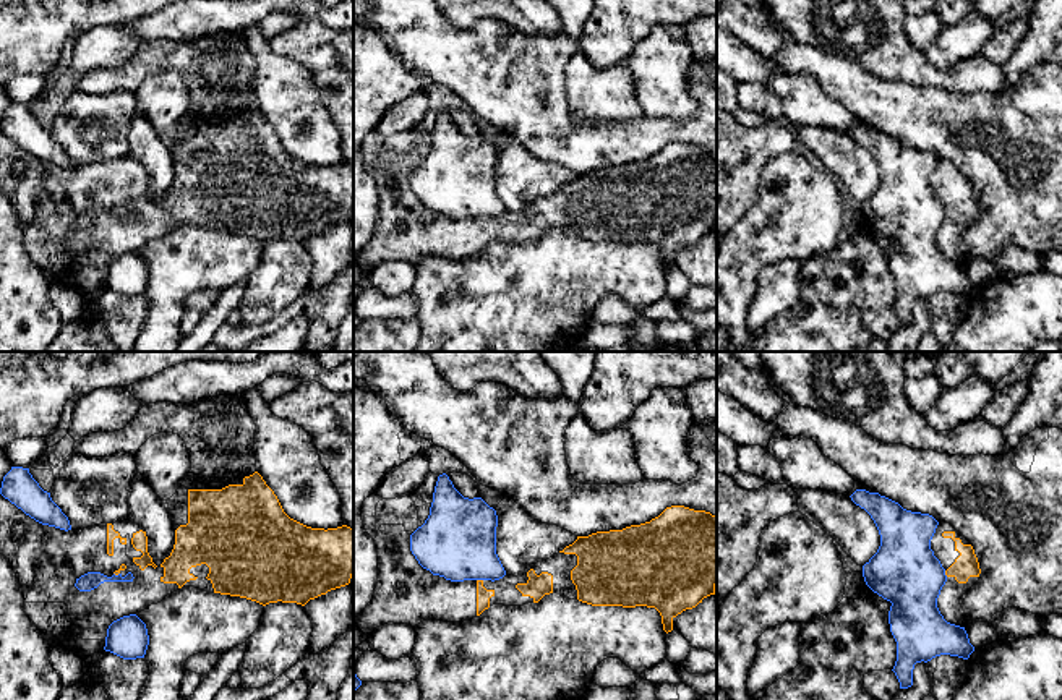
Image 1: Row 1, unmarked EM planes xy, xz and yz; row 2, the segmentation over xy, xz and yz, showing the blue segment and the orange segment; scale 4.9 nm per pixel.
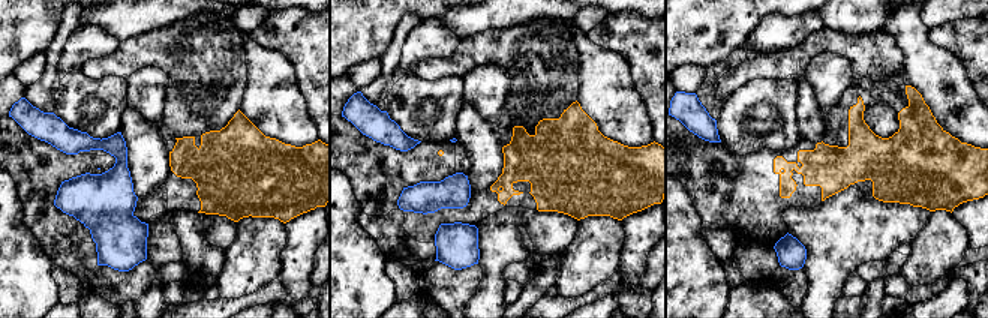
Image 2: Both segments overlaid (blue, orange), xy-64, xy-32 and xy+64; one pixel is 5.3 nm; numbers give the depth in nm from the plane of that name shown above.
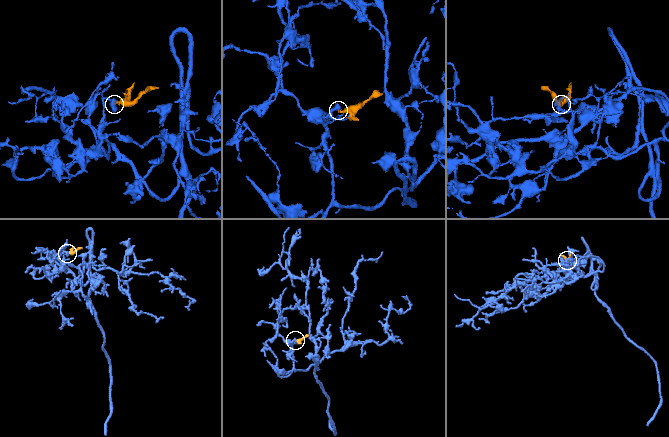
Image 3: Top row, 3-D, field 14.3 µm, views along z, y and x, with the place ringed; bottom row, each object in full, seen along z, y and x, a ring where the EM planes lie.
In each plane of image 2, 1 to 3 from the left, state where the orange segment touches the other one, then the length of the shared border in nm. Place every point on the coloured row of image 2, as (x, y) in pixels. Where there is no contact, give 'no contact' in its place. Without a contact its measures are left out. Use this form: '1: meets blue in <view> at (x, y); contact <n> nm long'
1: no contact
2: no contact
3: no contact

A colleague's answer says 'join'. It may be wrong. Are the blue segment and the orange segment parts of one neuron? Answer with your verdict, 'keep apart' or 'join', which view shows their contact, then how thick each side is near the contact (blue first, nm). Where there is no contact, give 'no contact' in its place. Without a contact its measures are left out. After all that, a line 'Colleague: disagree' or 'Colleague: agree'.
keep apart; meets blue in xz; 380 nm thick on the blue side, 70 nm on the other
Colleague: disagree

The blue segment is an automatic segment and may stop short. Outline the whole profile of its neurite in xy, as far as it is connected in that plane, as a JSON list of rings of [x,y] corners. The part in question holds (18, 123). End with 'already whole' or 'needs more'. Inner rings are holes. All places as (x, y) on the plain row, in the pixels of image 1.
[[[11,104],[3,113],[0,131],[42,162],[71,167],[68,154],[32,115],[29,105]]]; already whole

